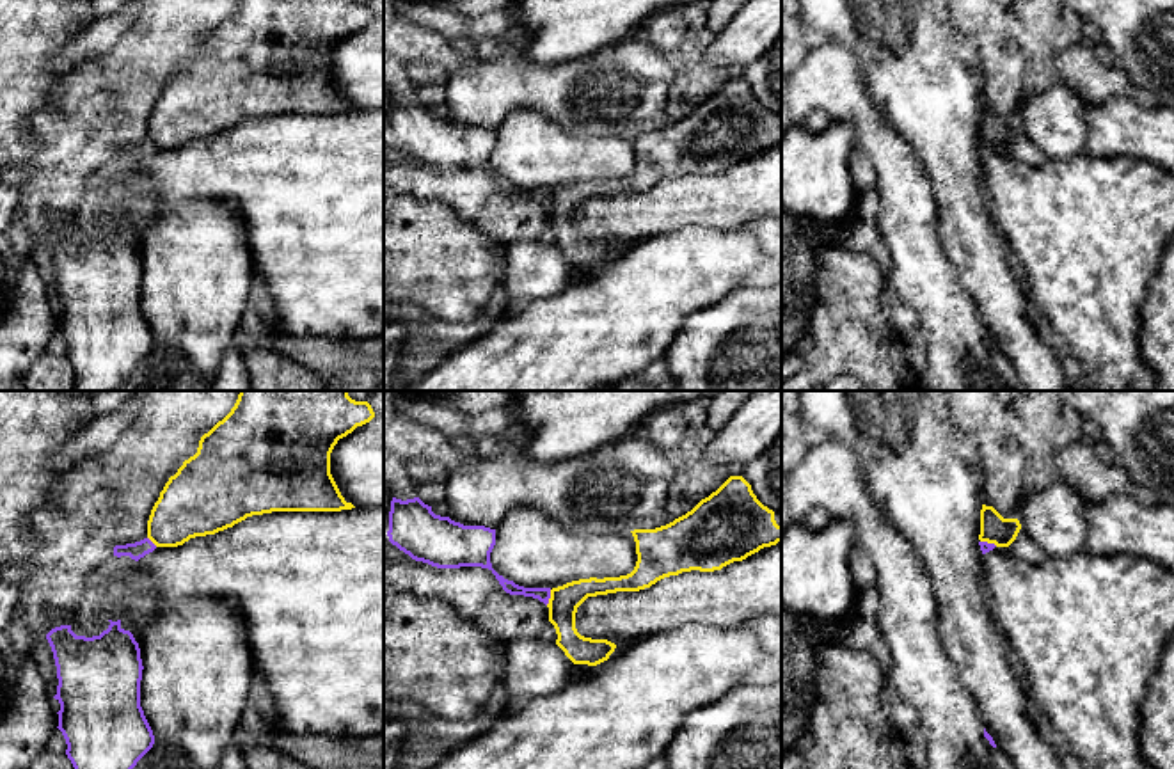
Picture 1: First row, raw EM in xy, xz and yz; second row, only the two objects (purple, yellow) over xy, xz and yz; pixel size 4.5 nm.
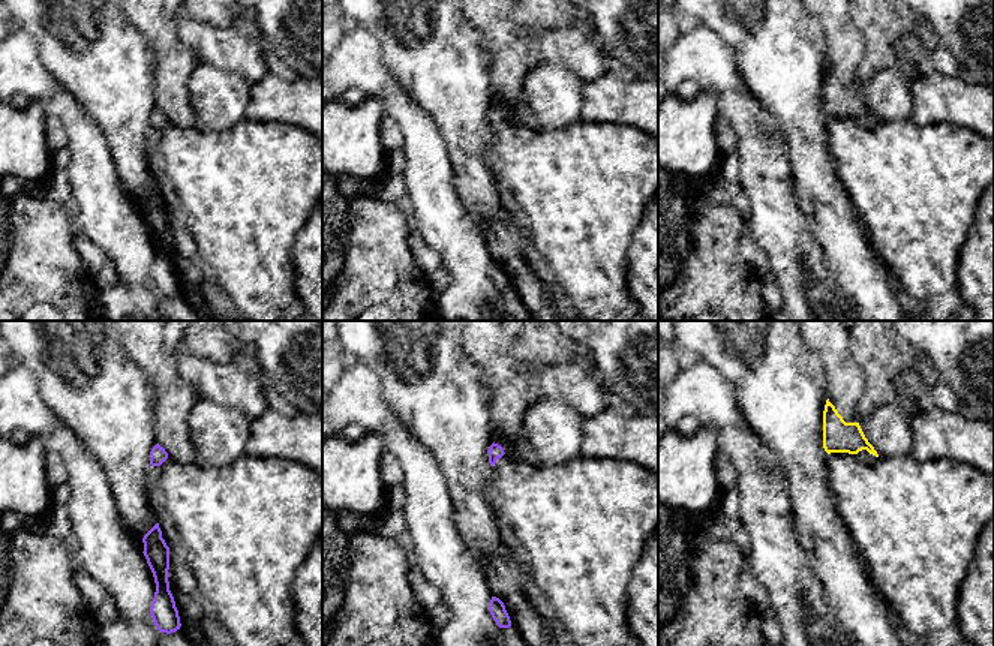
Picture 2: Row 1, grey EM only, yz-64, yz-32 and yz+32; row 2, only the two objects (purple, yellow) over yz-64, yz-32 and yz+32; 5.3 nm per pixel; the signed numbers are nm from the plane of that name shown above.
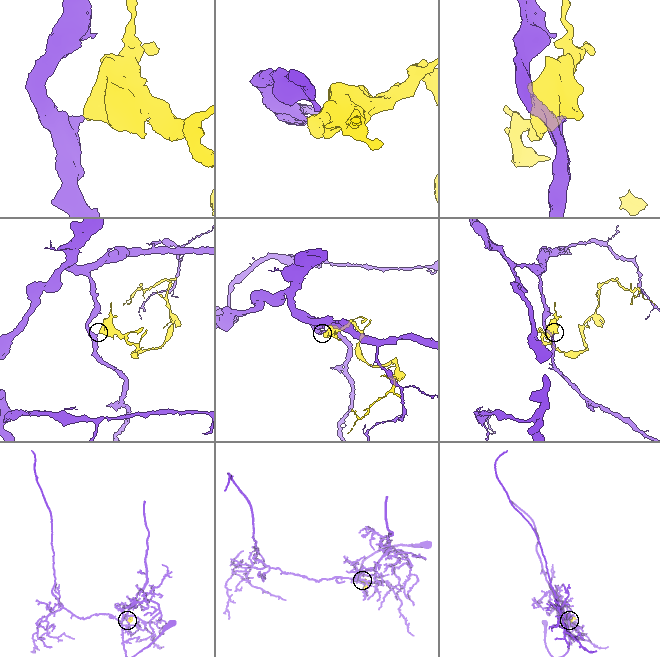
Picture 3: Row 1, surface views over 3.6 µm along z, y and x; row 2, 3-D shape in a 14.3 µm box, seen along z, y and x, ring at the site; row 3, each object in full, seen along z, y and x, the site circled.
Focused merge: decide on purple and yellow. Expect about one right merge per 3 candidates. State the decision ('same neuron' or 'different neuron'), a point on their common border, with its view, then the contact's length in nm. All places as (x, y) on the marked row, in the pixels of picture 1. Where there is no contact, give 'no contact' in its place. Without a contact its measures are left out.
different neuron | xz (549, 597) | 80 nm

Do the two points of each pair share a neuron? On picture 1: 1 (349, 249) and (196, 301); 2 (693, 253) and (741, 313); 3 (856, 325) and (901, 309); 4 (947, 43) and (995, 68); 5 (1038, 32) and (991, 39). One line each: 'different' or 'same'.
1: different
2: different
3: different
4: different
5: different

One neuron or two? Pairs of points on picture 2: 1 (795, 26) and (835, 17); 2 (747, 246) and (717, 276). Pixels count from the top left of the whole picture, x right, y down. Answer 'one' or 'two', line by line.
1: two
2: two

